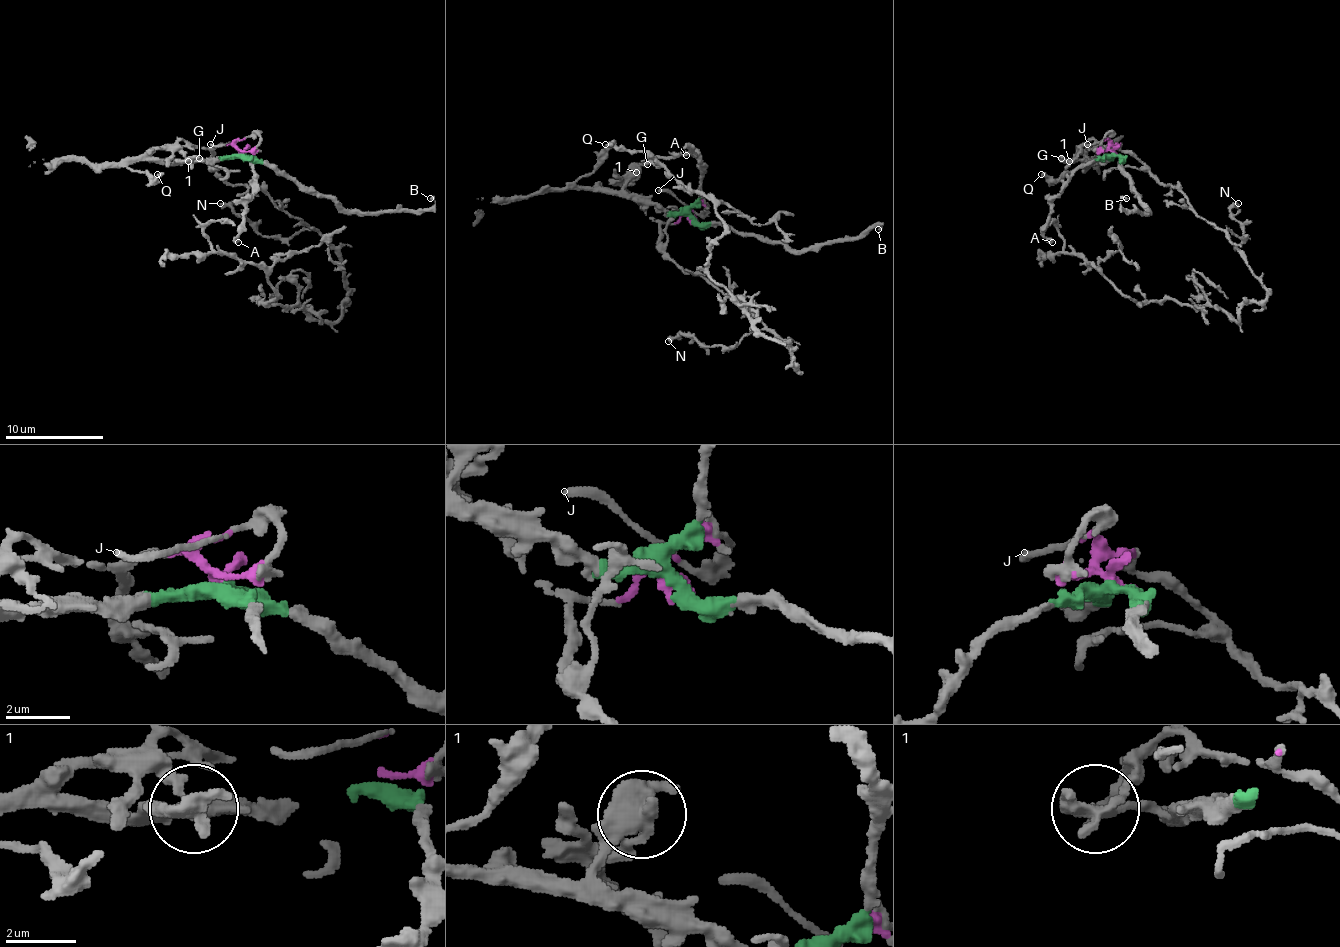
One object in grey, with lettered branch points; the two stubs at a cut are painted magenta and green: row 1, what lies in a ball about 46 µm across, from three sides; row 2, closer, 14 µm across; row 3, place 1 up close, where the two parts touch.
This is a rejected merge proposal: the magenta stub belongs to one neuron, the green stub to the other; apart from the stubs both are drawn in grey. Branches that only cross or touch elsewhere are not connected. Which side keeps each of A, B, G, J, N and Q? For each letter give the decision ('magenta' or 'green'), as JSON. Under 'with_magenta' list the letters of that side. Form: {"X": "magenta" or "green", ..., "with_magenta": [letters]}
{"A": "green", "B": "green", "G": "green", "J": "magenta", "N": "magenta", "Q": "green", "with_magenta": ["J", "N"]}

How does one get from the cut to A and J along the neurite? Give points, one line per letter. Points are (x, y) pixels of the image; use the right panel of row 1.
A: (1115, 153), (1088, 161), (1053, 200), (1053, 213), (1043, 232), (1053, 242)
J: (1115, 153), (1107, 138), (1088, 143)

